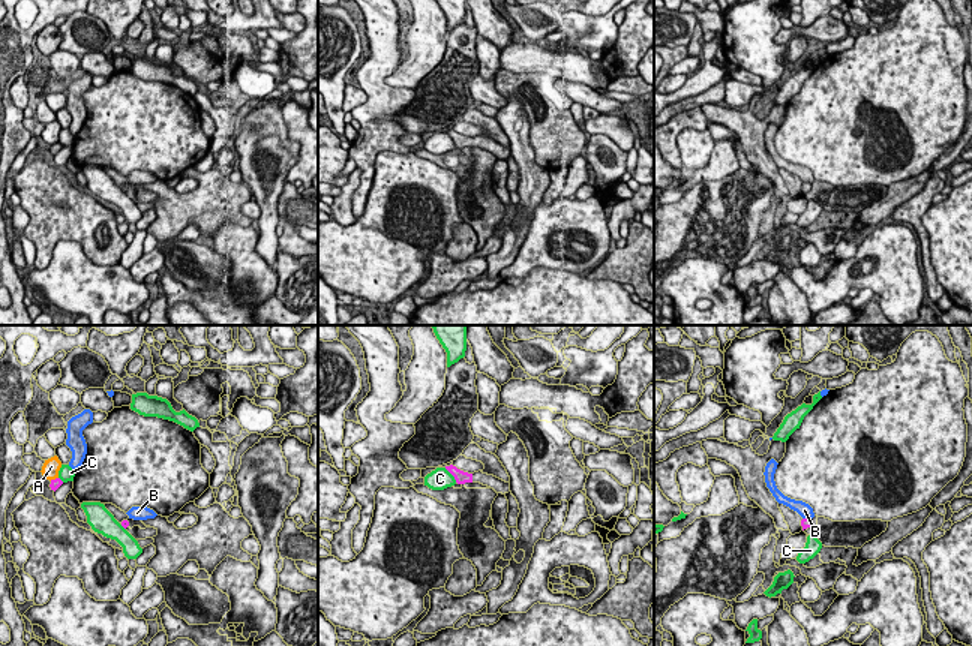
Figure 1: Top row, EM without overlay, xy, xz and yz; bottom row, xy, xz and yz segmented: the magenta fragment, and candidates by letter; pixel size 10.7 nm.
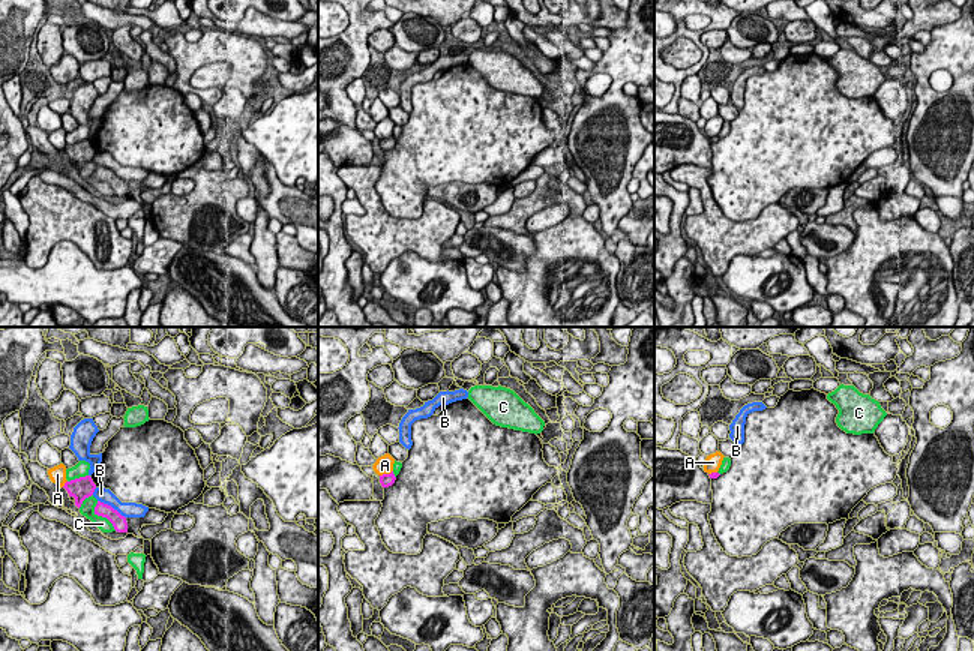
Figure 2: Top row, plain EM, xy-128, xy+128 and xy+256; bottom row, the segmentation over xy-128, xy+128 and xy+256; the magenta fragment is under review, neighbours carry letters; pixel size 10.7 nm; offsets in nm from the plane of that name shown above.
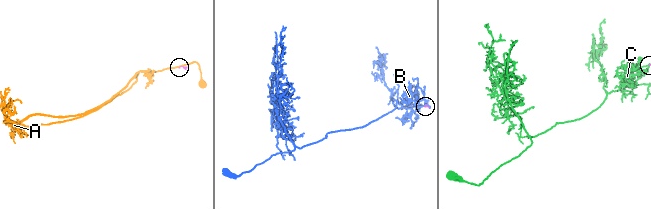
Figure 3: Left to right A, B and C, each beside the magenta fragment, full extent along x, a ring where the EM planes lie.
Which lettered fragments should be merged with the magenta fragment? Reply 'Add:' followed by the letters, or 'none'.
Add: none

